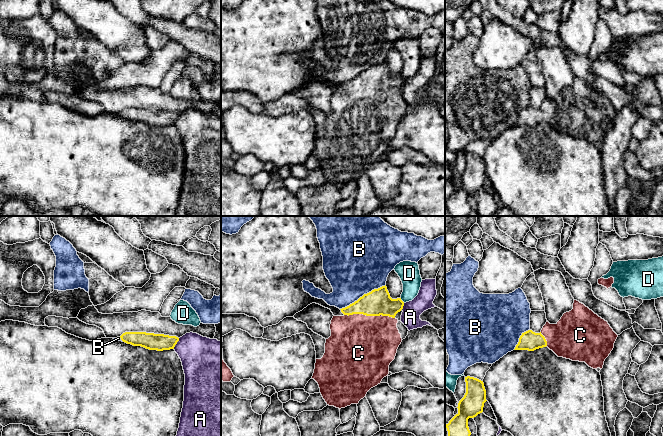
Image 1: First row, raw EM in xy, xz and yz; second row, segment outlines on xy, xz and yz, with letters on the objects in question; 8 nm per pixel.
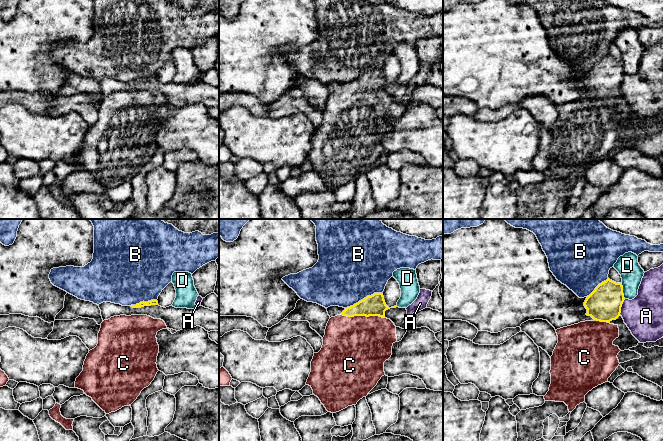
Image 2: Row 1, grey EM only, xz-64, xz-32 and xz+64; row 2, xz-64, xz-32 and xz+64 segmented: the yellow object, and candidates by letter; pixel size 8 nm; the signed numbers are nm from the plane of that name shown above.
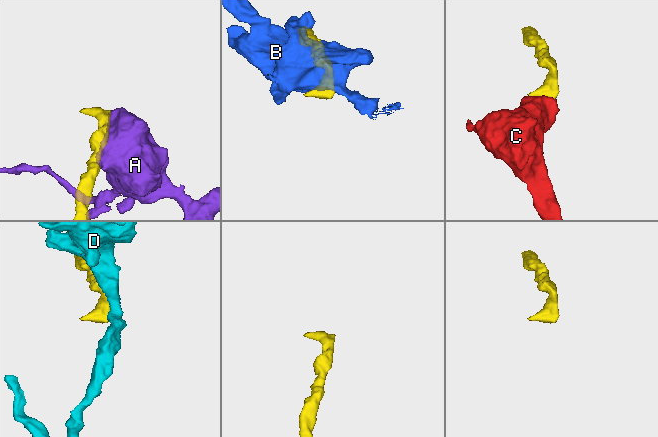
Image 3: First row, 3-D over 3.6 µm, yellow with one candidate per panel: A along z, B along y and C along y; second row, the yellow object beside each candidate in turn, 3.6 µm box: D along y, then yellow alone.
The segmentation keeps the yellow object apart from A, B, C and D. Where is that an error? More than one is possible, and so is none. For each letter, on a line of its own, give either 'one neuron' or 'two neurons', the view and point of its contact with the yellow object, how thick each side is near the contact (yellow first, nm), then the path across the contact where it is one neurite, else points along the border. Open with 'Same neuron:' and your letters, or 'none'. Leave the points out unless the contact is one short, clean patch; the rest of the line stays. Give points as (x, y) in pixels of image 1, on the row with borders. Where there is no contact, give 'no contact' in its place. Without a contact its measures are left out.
Same neuron: C
A: two neurons | xy (176, 343) | 140/340 nm
B: two neurons | xz (363, 295) | 220/480 nm | along xz (385, 284), (364, 293), (340, 309)
C: one neuron | xz (369, 315) | 220/480 nm | across xz (378, 302), (377, 307), (369, 315), (361, 345)
D: two neurons | xz (401, 300) | 220/170 nm

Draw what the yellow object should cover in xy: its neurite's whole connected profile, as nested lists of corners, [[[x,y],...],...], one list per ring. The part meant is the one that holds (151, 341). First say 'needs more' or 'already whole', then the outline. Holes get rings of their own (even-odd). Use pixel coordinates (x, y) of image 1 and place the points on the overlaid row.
already whole; [[[125,332],[120,338],[127,344],[157,351],[174,349],[179,341],[179,338],[176,336],[146,332]]]

